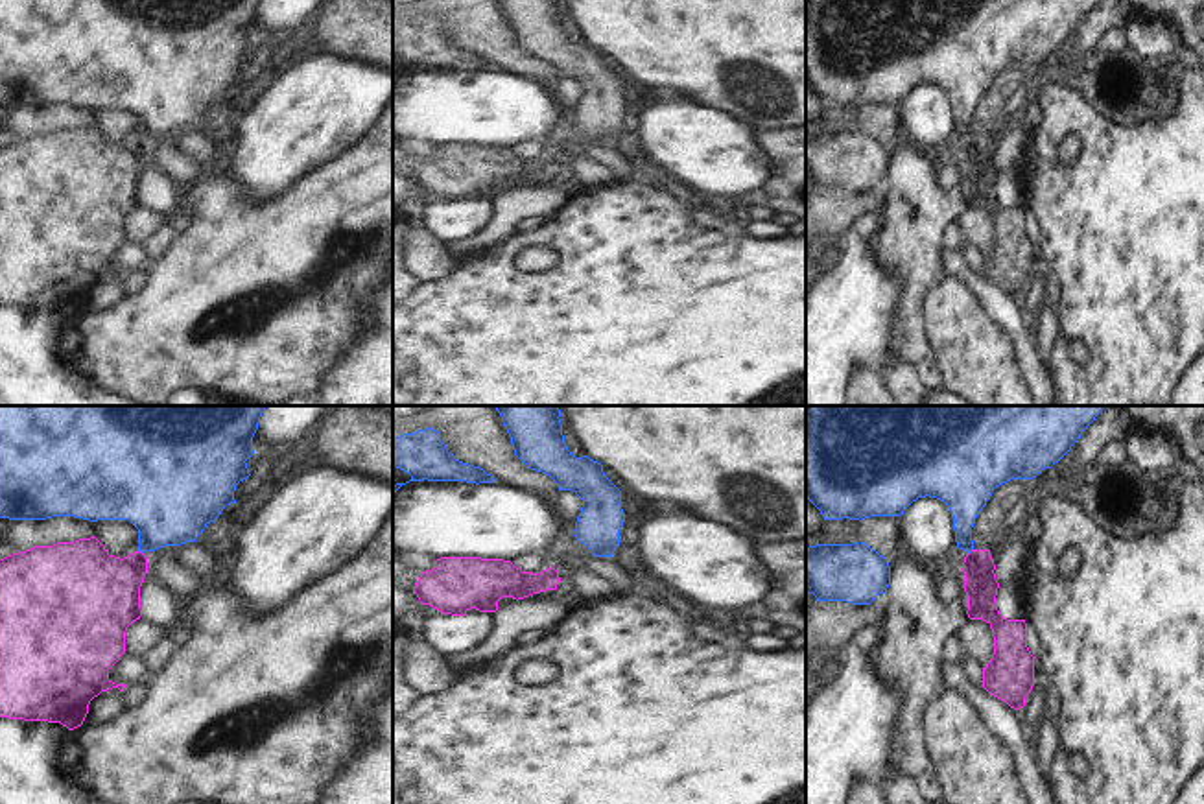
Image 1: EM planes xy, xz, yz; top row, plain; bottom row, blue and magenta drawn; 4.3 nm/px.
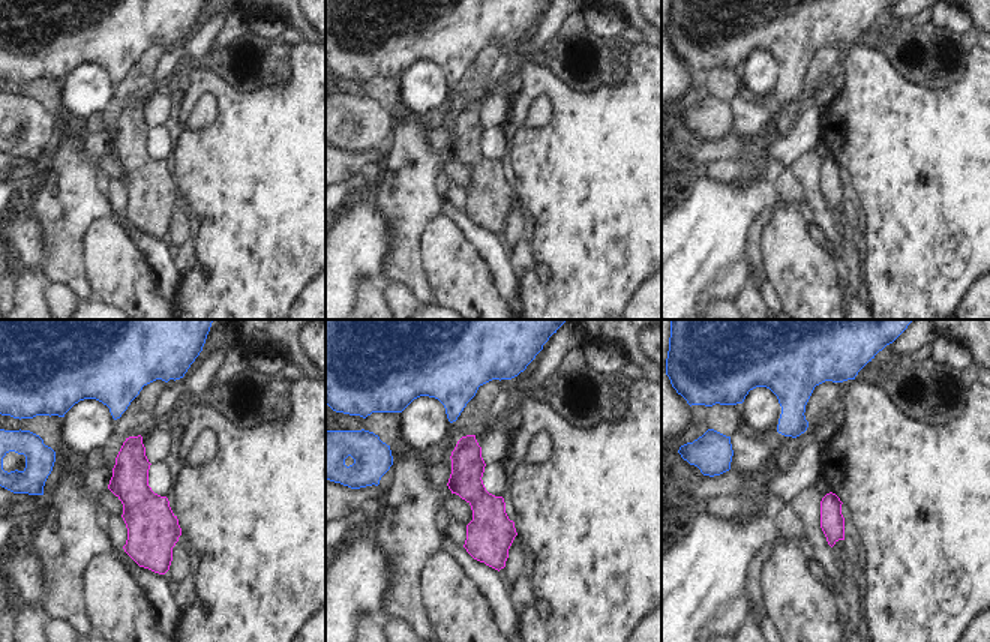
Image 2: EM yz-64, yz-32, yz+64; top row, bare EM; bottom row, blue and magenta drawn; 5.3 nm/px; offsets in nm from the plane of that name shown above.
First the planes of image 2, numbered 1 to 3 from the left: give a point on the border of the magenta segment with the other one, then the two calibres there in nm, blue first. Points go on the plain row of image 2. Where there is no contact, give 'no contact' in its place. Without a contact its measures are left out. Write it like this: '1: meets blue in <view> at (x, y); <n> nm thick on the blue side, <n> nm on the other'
1: no contact
2: no contact
3: no contact

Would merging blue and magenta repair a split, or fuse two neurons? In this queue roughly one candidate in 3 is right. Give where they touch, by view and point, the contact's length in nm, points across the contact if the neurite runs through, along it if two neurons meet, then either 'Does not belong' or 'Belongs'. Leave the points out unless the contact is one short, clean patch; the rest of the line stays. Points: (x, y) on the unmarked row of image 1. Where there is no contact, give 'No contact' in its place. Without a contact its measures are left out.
Touches blue at xy (141, 137). Shared border 40 nm. Boundary: xy (137, 137), (142, 141). Does not belong.

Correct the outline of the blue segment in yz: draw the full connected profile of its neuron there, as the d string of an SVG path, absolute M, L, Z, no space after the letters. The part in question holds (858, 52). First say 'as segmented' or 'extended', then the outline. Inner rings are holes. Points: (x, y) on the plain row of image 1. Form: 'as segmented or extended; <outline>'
as segmented; M806 0L806 85L824 107L902 103L918 85L937 85L953 101L957 135L974 136L972 114L996 74L1033 66L1058 50L1099 0Z

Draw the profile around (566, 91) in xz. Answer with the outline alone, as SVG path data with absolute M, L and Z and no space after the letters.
M561 77L555 85L553 96L562 107L564 118L573 118L581 100L583 87L572 77Z

